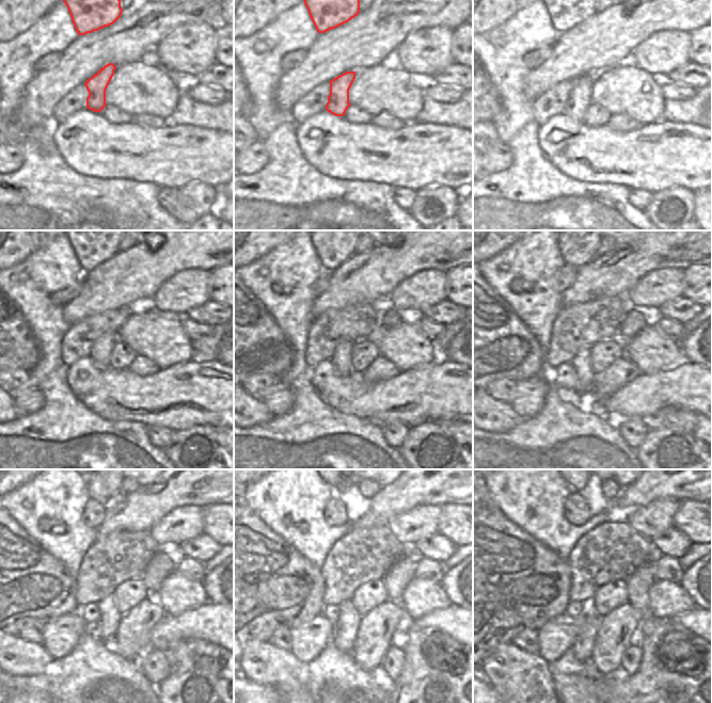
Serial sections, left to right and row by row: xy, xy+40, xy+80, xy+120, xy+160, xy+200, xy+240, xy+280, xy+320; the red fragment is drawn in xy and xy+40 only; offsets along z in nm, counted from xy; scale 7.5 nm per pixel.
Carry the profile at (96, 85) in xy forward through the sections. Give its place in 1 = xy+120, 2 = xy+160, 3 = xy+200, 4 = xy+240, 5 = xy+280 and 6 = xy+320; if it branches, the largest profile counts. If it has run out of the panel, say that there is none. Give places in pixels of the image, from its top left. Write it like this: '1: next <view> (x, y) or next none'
1: next xy+120 (100, 351)
2: next xy+160 (341, 358)
3: next xy+200 (581, 362)
4: next xy+240 (106, 628)
5: next xy+280 (346, 627)
6: next xy+320 (582, 648)

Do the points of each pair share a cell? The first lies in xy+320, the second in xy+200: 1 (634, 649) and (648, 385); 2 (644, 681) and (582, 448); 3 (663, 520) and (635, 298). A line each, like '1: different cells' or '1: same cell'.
1: different cells
2: different cells
3: same cell

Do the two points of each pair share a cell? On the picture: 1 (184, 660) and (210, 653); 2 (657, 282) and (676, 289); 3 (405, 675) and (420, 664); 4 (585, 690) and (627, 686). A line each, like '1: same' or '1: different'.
1: same
2: same
3: same
4: same

